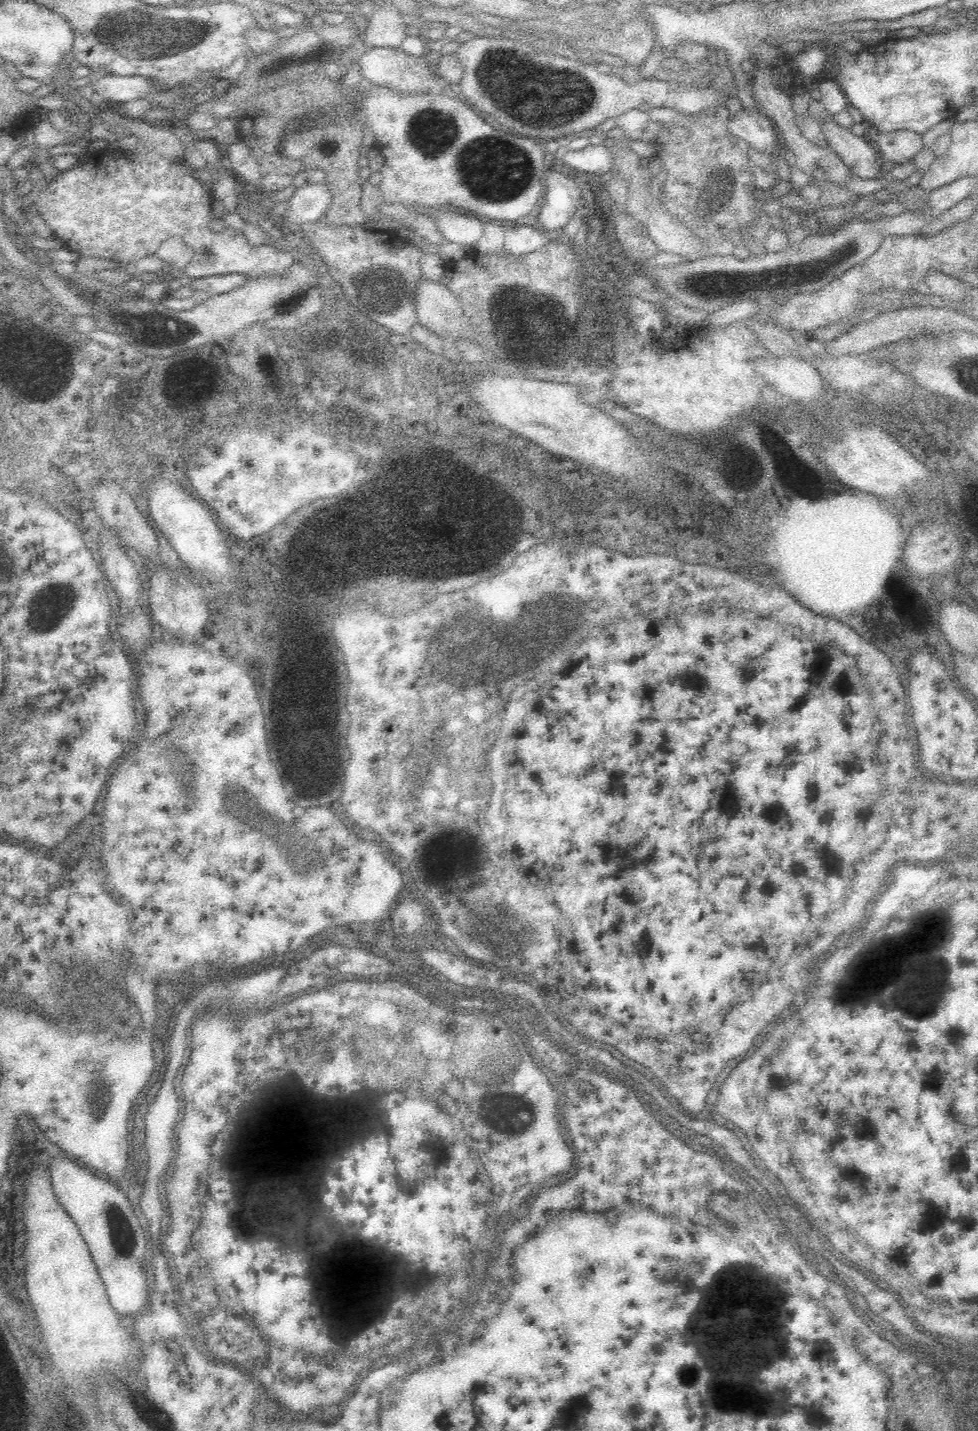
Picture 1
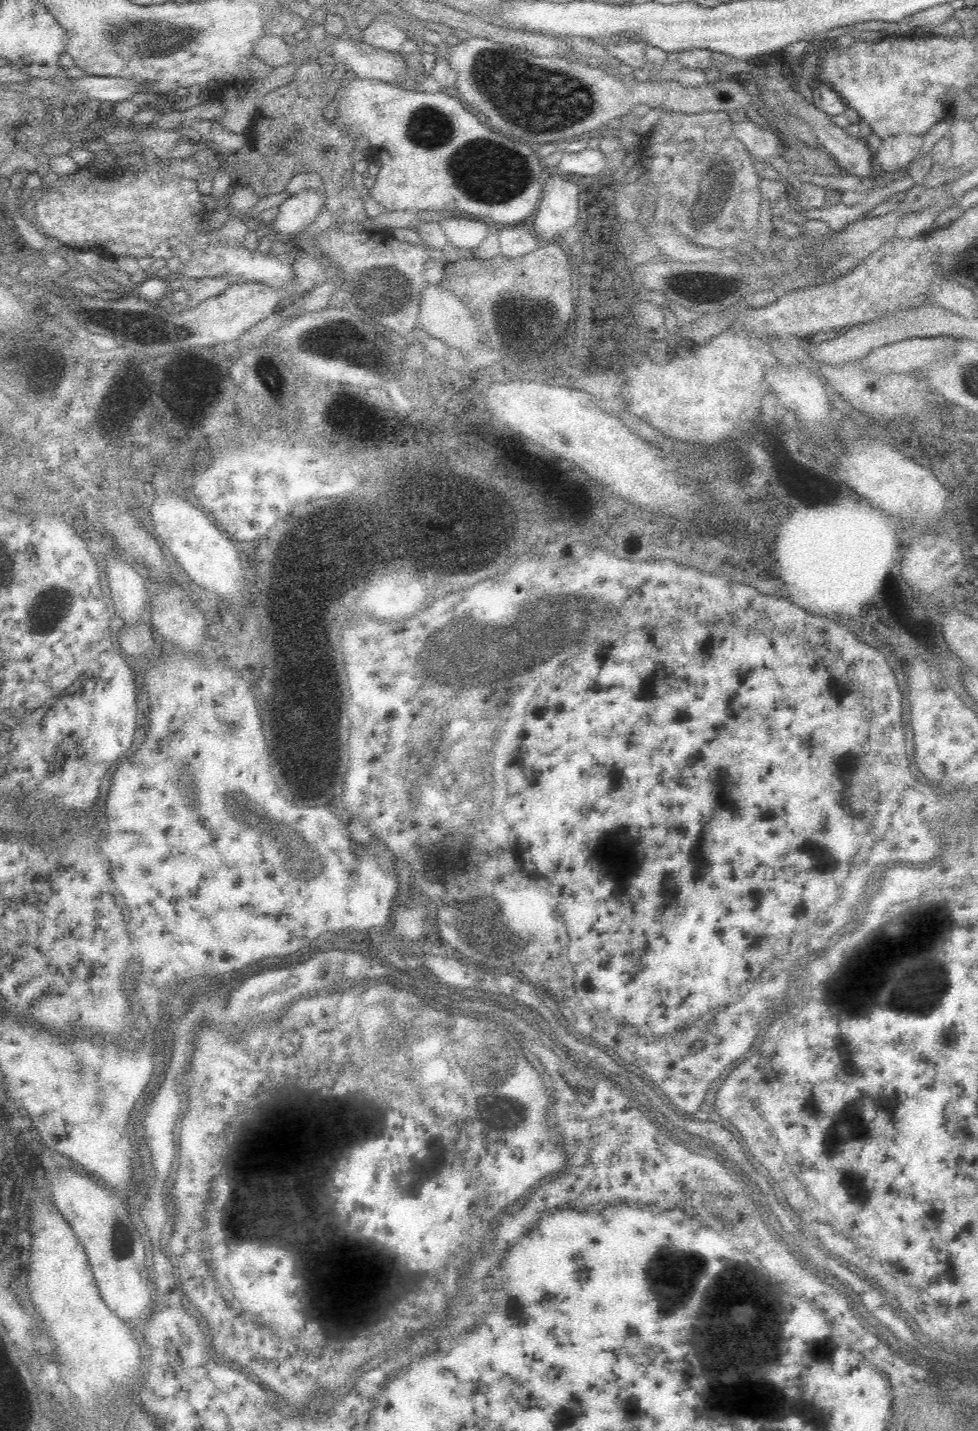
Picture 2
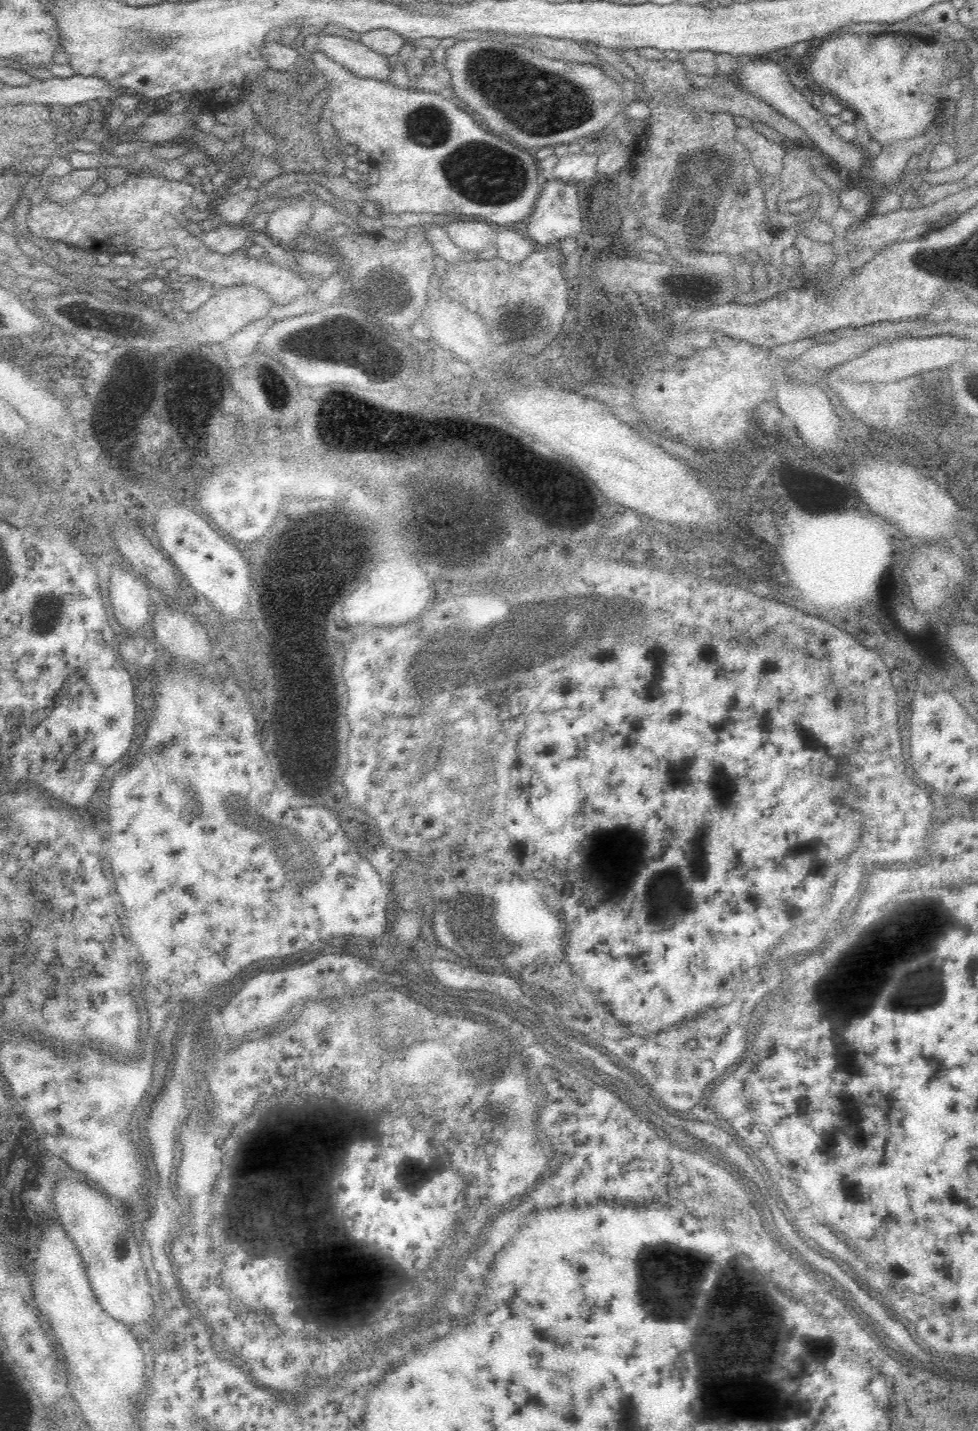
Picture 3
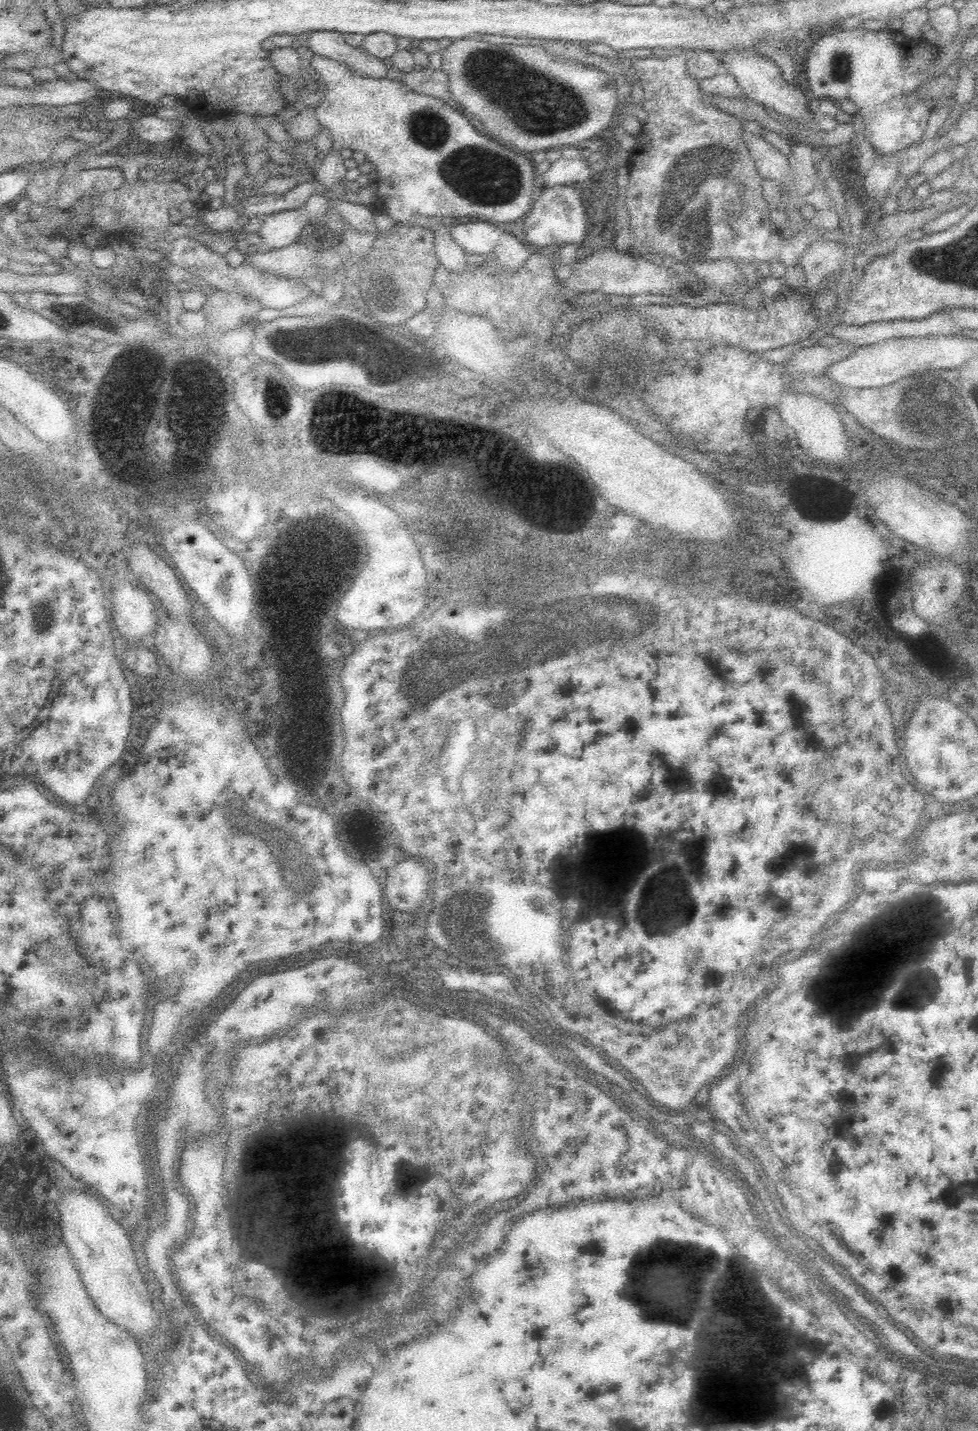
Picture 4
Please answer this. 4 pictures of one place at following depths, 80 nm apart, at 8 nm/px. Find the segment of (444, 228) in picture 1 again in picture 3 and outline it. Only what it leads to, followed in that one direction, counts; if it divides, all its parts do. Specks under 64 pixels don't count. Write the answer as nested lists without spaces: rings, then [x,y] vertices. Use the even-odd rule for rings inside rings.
[[[472,220],[450,222],[446,226],[446,232],[452,238],[452,242],[458,244],[458,248],[464,252],[480,252],[488,242],[496,238],[494,230],[488,224],[472,222]]]

